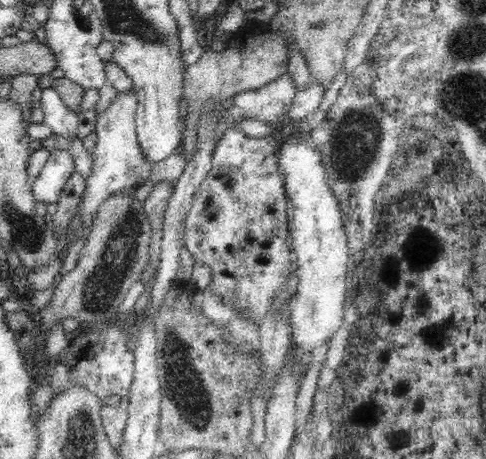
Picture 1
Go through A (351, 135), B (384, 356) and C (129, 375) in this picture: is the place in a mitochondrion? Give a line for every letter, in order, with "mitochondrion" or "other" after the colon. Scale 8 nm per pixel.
A: mitochondrion
B: other
C: other

